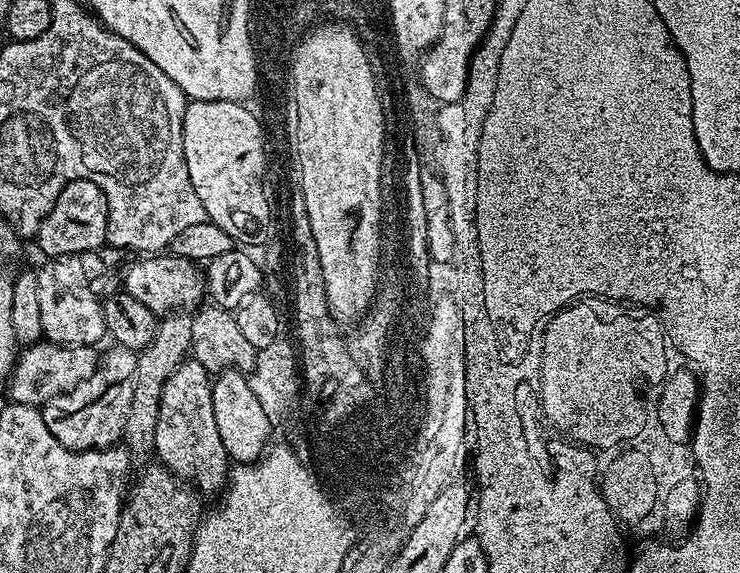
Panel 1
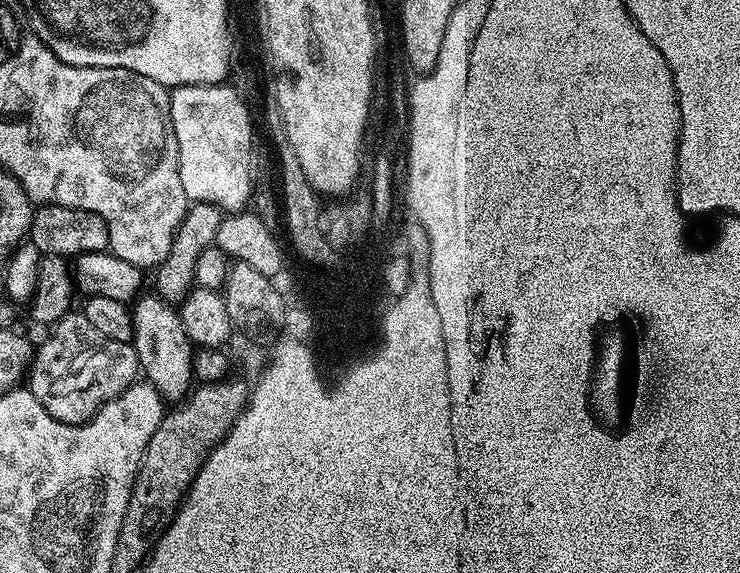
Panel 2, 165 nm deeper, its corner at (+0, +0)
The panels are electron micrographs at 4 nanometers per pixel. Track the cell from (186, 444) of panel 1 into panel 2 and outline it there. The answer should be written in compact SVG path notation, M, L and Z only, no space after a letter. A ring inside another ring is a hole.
M155 294L137 296L130 311L132 314L130 343L136 351L141 373L146 377L147 383L154 385L160 391L165 401L183 400L194 384L192 375L194 345L186 330L182 330L179 311Z

